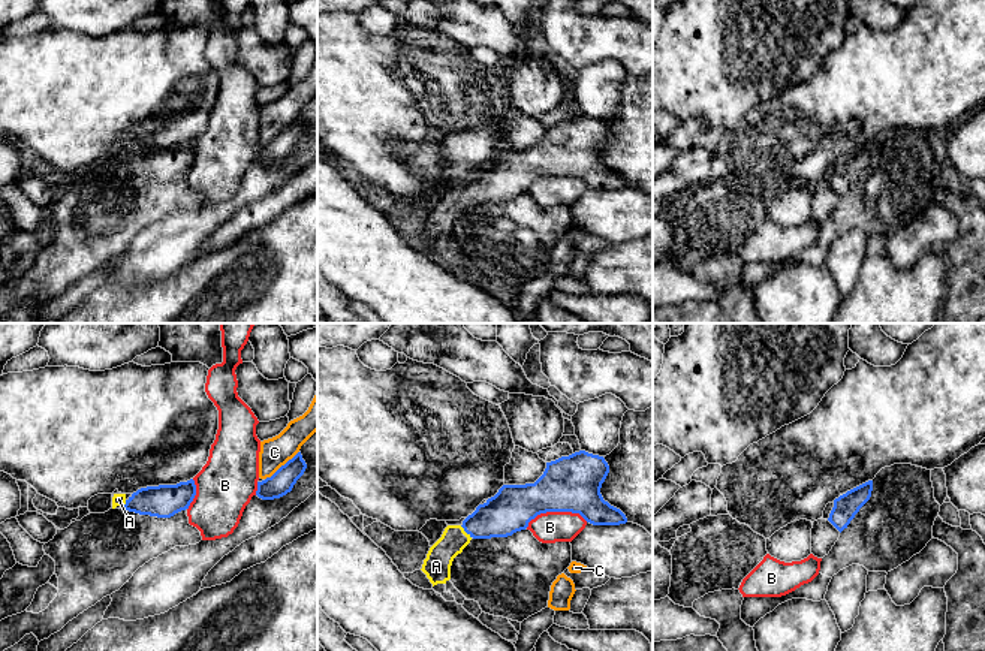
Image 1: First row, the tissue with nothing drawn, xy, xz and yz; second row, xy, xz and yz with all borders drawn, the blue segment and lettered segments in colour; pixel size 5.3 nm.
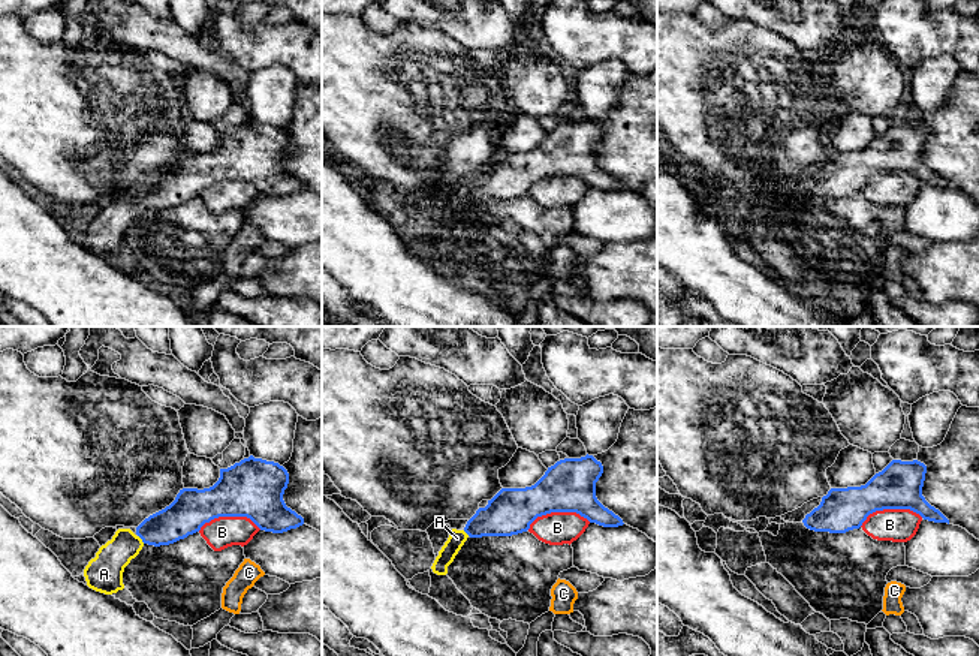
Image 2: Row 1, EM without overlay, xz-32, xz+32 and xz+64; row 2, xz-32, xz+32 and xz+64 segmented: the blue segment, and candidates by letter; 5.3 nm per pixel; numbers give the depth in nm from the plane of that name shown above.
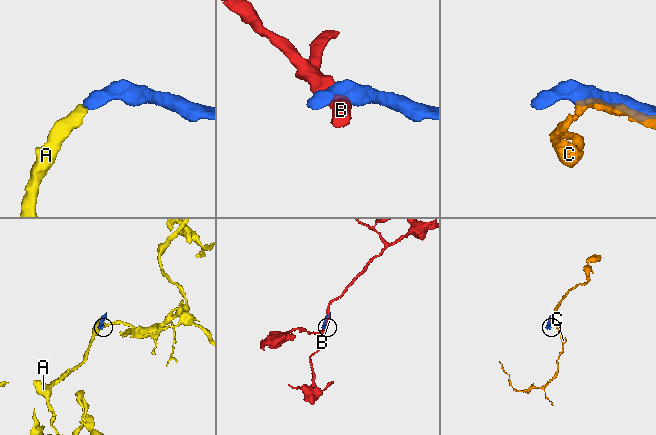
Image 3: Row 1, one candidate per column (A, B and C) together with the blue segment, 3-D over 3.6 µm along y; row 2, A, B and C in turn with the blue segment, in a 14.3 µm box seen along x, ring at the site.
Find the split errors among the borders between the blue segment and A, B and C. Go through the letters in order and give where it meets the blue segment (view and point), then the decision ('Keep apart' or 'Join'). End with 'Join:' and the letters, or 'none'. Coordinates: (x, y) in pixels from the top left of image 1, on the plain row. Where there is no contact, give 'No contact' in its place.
A: Touches blue at xz (464, 195). Join
B: Touches blue at xz (556, 175). Keep apart
C: Touches blue at xy (282, 130). Keep apart
Join: A

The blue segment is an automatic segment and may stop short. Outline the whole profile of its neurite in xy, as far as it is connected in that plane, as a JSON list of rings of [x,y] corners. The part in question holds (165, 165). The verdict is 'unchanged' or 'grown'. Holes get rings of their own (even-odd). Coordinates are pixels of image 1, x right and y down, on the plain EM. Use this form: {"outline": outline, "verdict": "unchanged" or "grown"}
{"outline": [[[190,144],[187,147],[180,147],[177,150],[159,150],[159,151],[147,151],[133,157],[129,163],[126,159],[114,159],[112,162],[112,174],[117,171],[123,171],[129,177],[135,177],[139,180],[150,180],[157,183],[171,183],[175,178],[189,174],[190,168],[196,160],[195,145]]], "verdict": "grown"}

